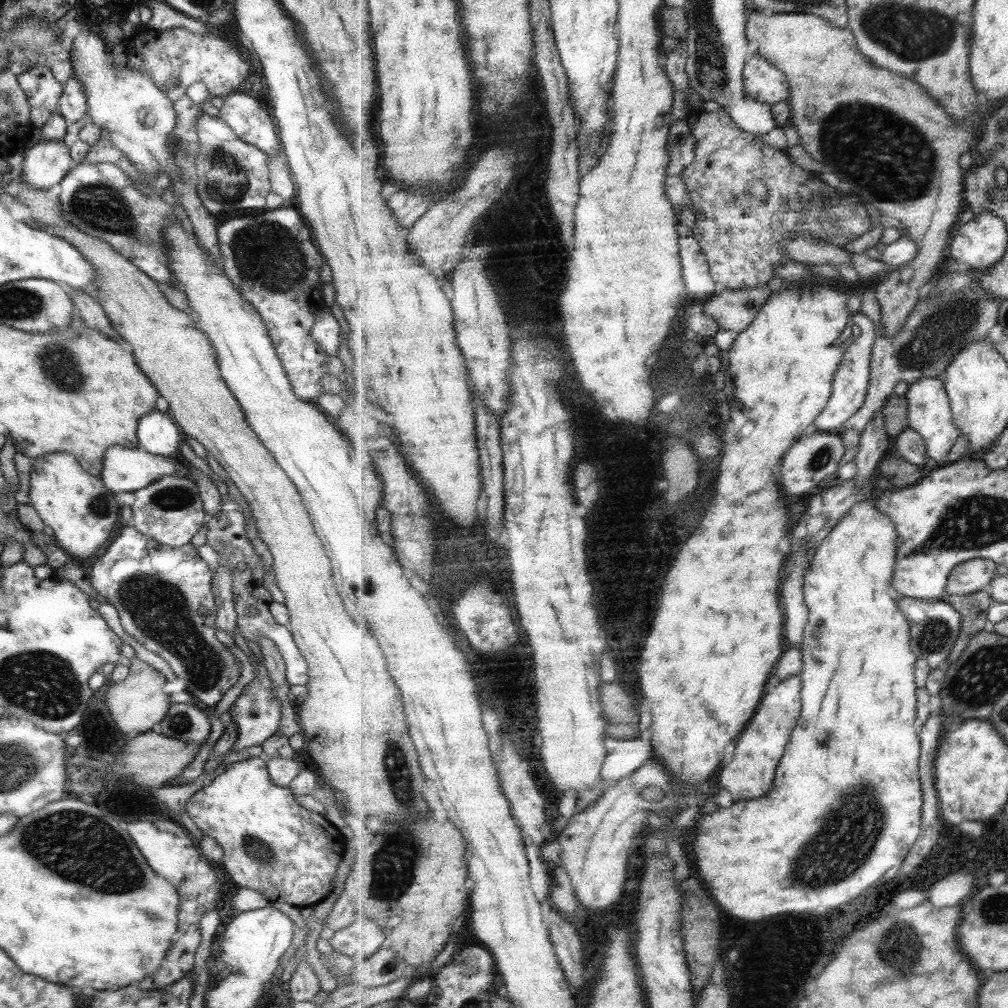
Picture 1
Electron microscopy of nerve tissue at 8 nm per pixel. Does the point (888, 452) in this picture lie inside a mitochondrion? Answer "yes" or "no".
no

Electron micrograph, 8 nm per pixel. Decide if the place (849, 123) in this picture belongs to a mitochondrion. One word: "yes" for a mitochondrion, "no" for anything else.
yes

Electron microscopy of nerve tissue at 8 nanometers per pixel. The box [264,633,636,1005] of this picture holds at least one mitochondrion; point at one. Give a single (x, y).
(398, 854)

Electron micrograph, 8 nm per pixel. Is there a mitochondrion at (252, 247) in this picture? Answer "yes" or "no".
yes

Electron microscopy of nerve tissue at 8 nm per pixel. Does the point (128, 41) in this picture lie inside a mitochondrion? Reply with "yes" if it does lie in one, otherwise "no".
no

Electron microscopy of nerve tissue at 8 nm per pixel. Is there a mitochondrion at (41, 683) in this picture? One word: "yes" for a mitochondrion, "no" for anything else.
yes

